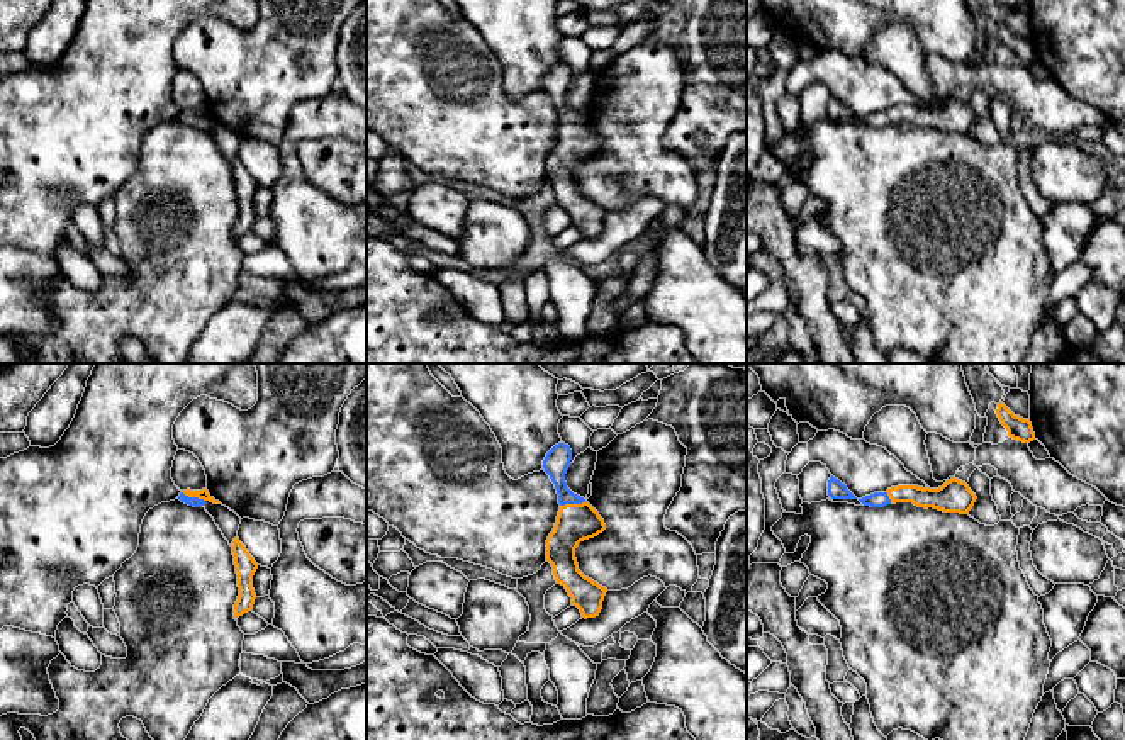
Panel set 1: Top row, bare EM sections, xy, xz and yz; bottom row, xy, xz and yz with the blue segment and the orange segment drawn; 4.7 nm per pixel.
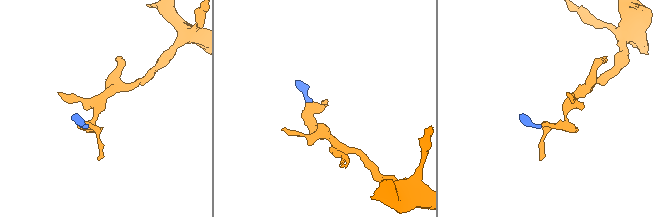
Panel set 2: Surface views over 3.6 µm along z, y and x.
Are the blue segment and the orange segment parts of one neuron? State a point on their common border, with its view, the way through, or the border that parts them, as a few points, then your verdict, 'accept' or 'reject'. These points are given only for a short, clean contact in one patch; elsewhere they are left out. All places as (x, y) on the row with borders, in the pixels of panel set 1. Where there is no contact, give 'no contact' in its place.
xz (572, 503) | across xz (557, 460), (560, 487), (572, 503), (576, 523) | accept

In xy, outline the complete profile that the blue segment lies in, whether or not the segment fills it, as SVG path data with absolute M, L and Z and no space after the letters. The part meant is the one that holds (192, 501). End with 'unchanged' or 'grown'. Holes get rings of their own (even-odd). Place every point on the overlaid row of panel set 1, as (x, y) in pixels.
M207 489L202 491L182 491L178 499L188 506L199 507L204 506L207 501L214 502L214 504L221 504L219 501L215 501Z | grown

